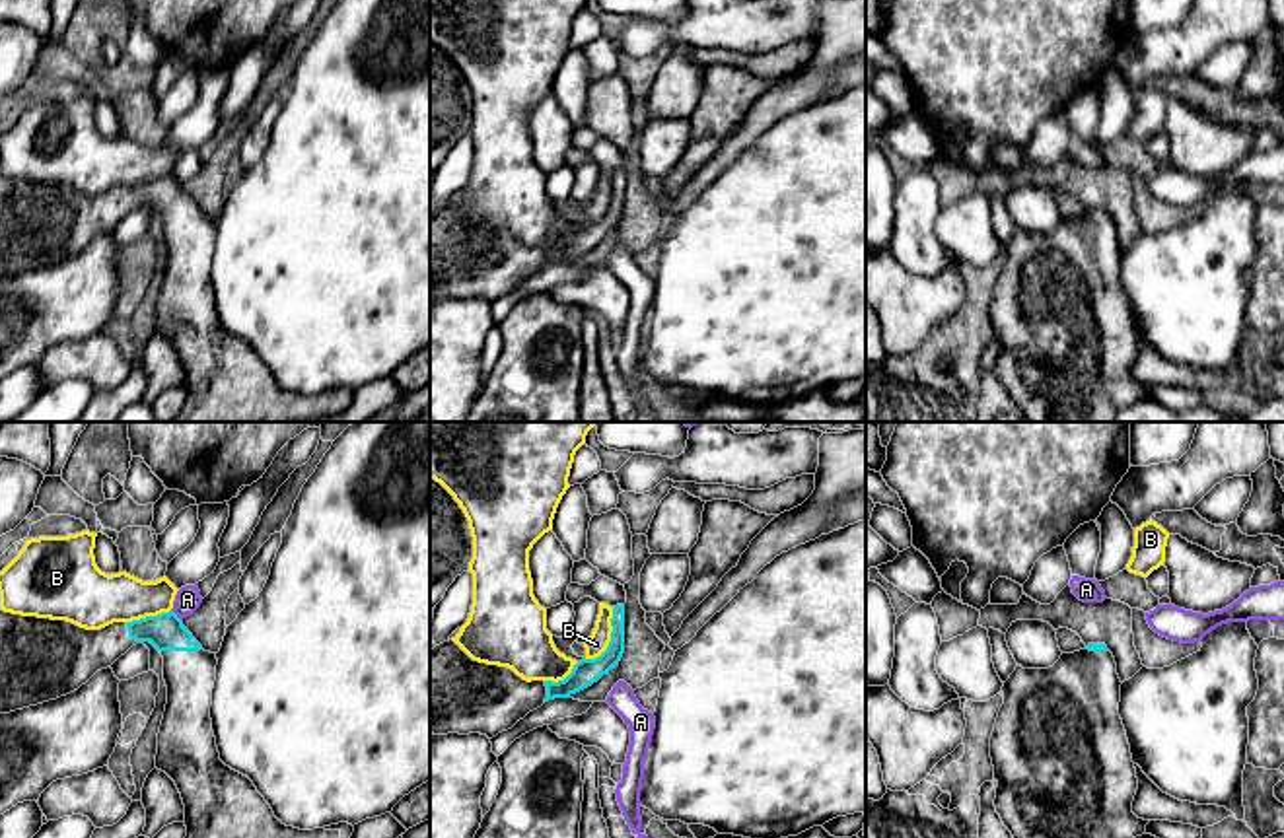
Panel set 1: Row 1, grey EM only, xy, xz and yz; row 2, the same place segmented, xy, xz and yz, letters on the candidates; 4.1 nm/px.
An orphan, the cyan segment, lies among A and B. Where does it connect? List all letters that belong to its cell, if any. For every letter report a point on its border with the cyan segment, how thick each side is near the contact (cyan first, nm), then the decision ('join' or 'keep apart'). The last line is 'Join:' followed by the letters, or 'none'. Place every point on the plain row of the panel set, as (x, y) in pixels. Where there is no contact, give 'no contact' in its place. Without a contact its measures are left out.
A: contact xy (176, 179); calibres 150 and 110 nm; keep apart
B: contact xz (611, 203); calibres 110 and 90 nm; keep apart
Join: none

